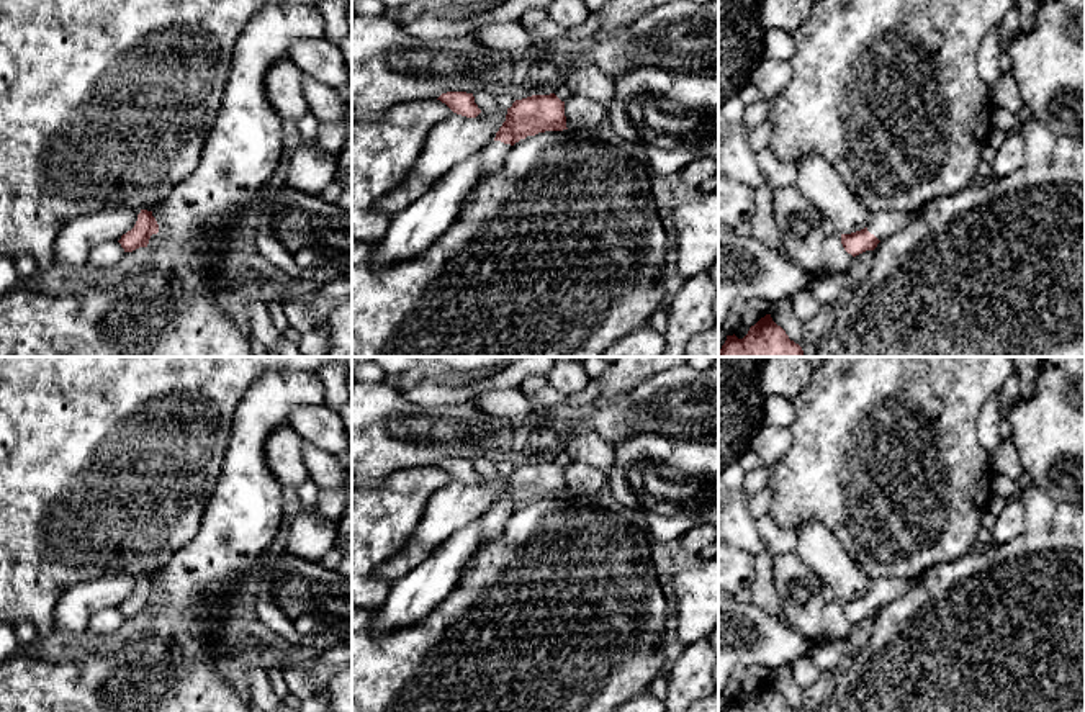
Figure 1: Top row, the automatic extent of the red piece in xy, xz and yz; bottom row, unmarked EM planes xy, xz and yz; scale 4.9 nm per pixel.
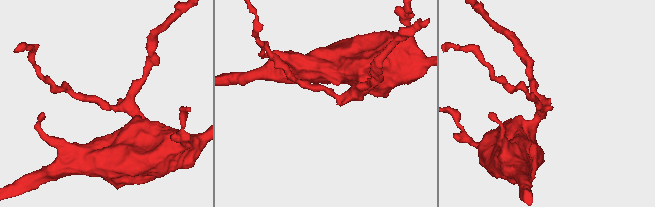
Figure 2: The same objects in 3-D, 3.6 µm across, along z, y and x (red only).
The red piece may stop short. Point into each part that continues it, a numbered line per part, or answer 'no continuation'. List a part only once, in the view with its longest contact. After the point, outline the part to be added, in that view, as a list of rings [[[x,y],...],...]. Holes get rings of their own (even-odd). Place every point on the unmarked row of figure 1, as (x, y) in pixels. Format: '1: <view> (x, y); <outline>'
1: xz (491, 524); [[[493,507],[491,511],[483,514],[483,517],[479,519],[479,539],[468,561],[463,565],[460,576],[470,573],[470,570],[473,568],[475,557],[481,550],[481,547],[486,545],[488,542],[496,540],[501,535],[511,514],[512,514],[511,511],[504,511],[501,507]]]

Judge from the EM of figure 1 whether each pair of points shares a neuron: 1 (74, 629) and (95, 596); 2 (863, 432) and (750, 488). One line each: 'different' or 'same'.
1: same
2: different

